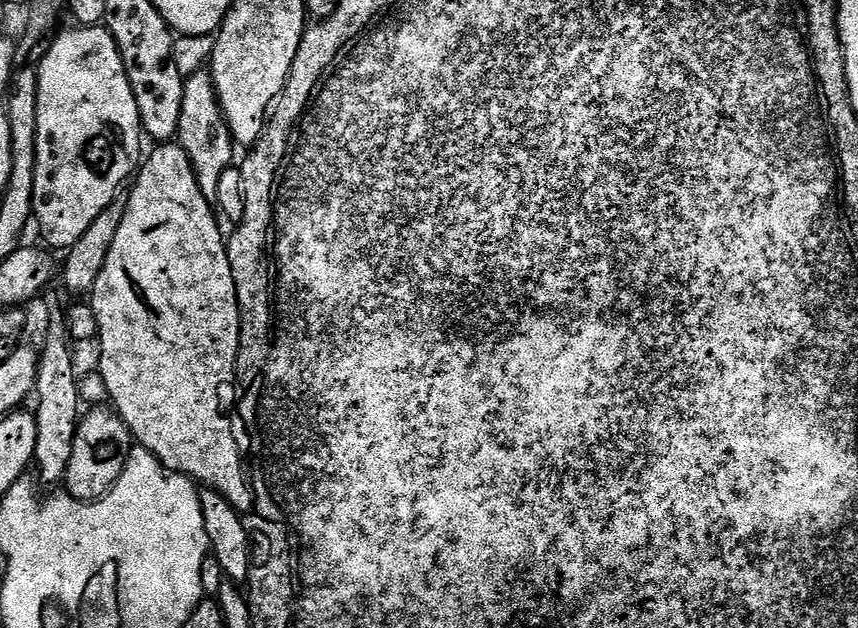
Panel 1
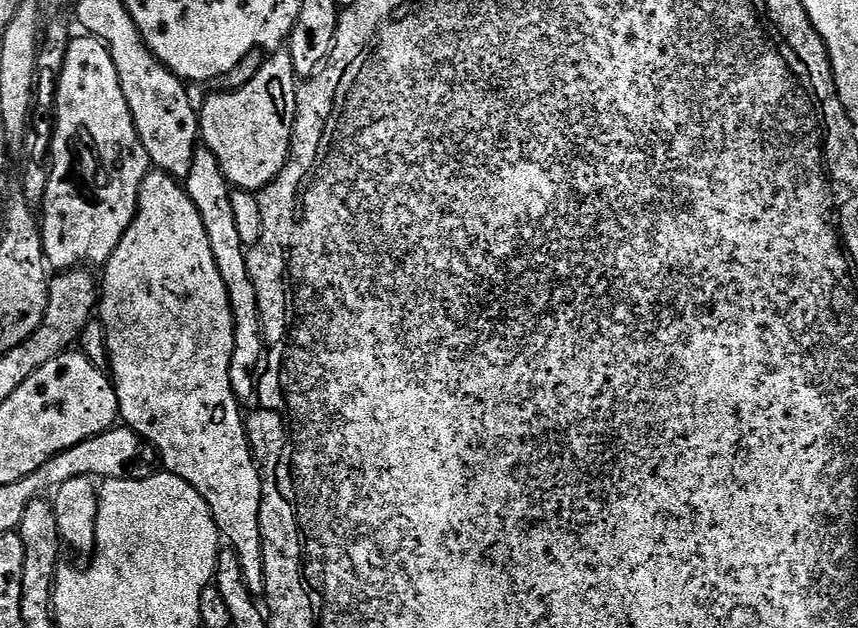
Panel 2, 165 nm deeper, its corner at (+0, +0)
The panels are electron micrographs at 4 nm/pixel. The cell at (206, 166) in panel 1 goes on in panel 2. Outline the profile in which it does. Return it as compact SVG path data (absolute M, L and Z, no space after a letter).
M197 151L196 161L189 174L186 187L194 206L202 214L202 222L206 226L206 234L210 238L210 246L214 250L214 258L218 262L218 270L228 287L232 313L236 319L236 349L232 355L232 386L237 397L244 398L254 388L254 373L261 367L262 357L266 352L264 325L260 322L260 306L256 297L256 286L248 268L248 252L238 234L234 208L231 205L233 189L224 171L220 169L218 158L210 151Z

